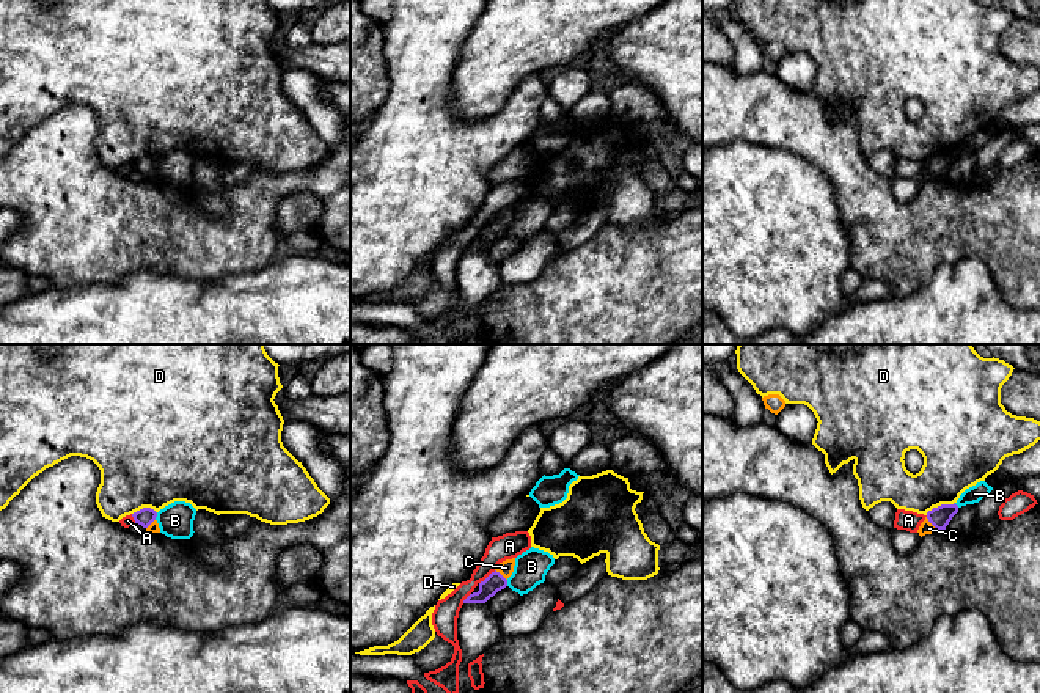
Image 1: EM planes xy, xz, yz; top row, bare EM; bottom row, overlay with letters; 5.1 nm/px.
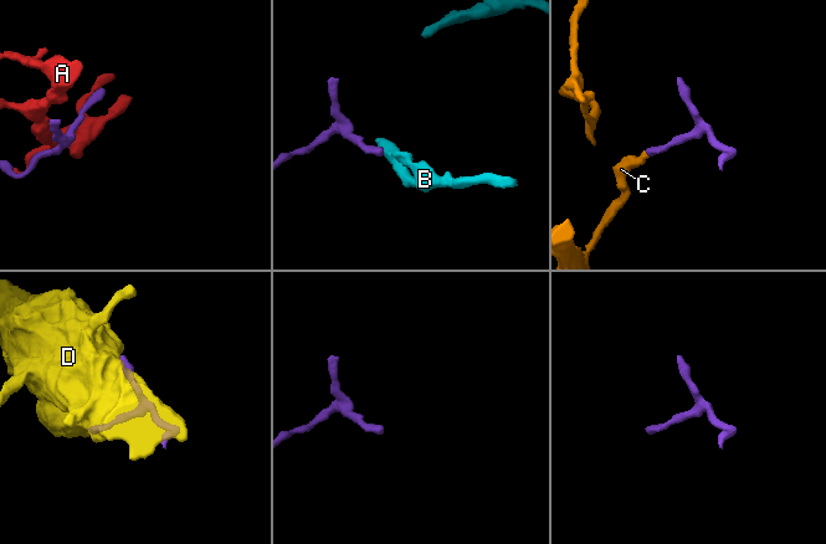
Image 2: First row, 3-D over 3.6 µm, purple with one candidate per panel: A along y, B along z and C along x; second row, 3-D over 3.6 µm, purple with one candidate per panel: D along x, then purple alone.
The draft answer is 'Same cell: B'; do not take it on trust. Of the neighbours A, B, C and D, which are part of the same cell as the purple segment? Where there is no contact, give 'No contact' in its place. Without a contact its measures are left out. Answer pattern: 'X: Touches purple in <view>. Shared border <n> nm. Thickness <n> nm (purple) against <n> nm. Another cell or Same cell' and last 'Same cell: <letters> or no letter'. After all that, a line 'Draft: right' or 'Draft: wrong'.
A: Touches purple in xz. Shared border 110 nm. Thickness 100 nm (purple) against 130 nm. Another cell
B: Touches purple in xy. Shared border 40 nm. Thickness 90 nm (purple) against 180 nm. Another cell
C: Touches purple in yz. Shared border 100 nm. Thickness 110 nm (purple) against 70 nm. Same cell
D: Touches purple in yz. Shared border 170 nm. Thickness 110 nm (purple) against 320 nm. Another cell
Same cell: C
Draft: wrong

